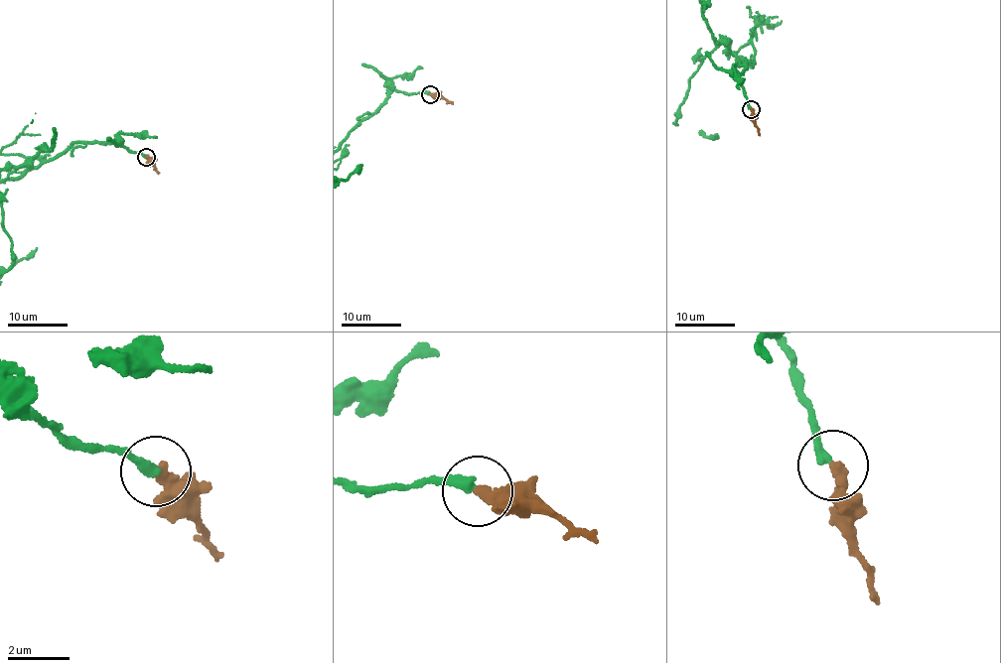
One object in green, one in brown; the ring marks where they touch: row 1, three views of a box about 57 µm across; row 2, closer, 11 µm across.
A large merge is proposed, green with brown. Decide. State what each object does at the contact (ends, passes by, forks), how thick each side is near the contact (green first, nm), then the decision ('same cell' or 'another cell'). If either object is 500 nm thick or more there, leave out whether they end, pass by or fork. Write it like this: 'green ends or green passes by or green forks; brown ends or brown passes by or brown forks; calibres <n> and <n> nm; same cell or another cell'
green ends; brown ends; calibres 320 and 400 nm; same cell

